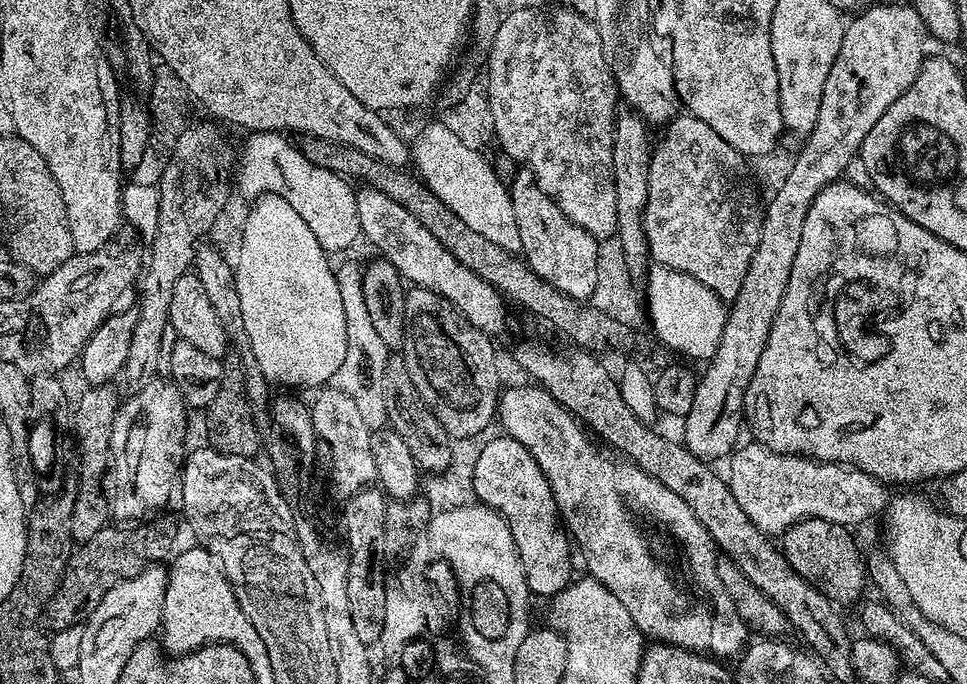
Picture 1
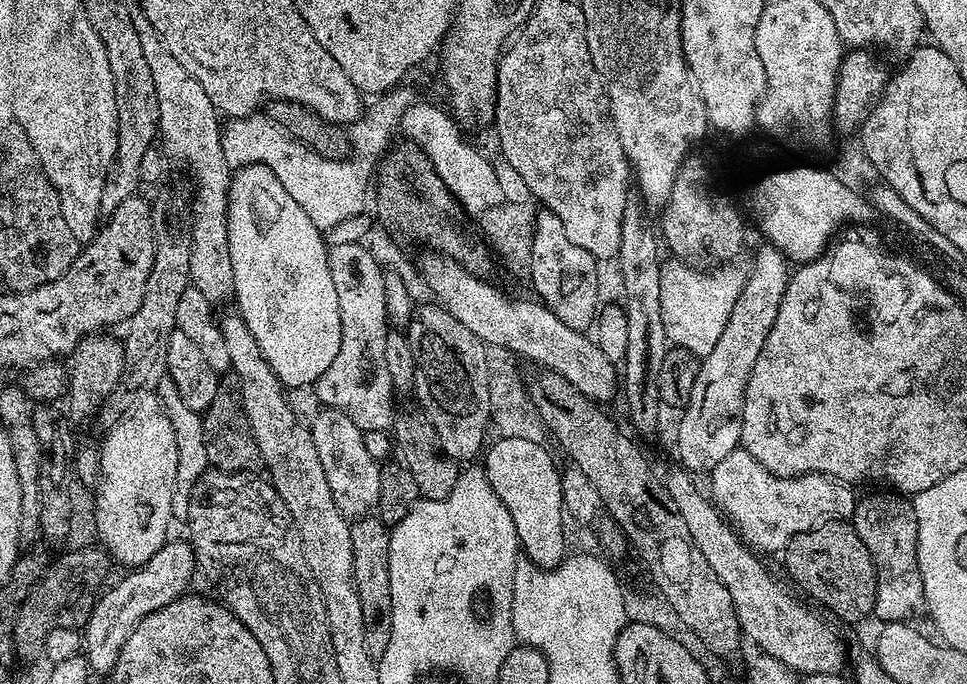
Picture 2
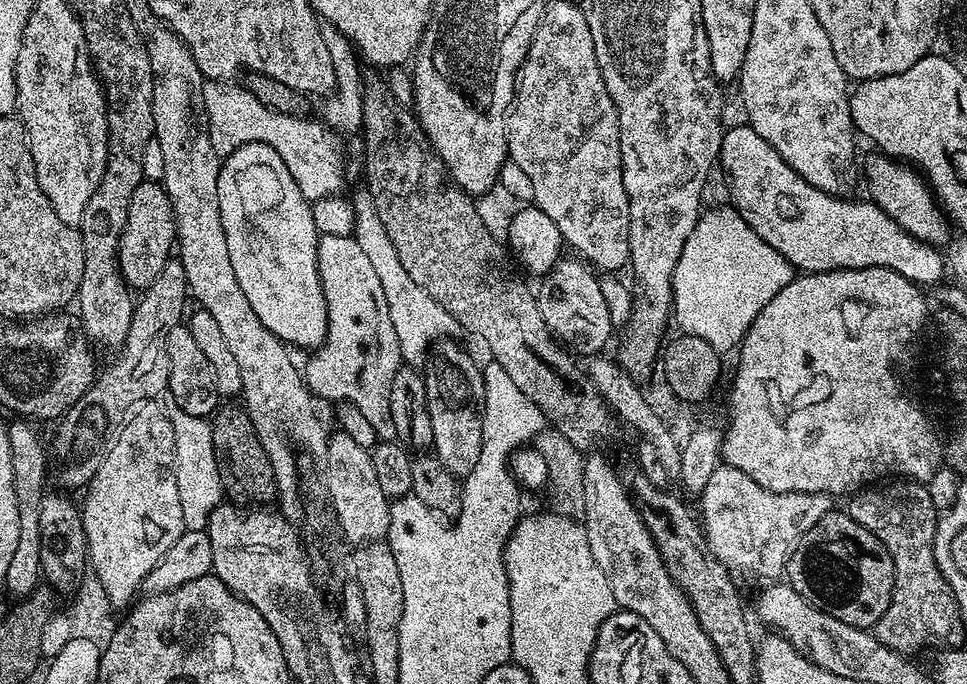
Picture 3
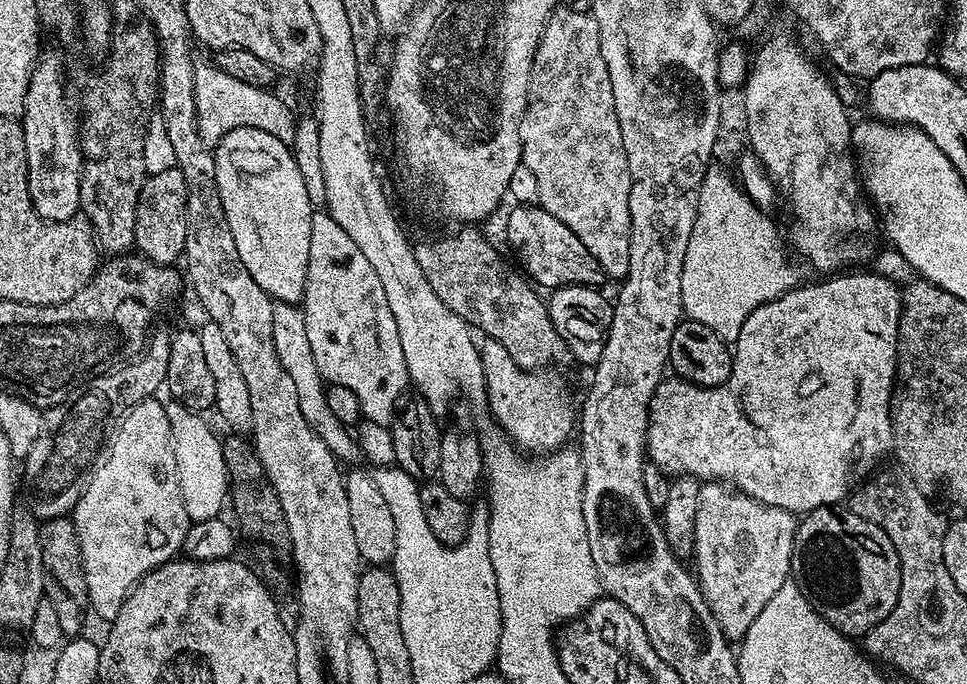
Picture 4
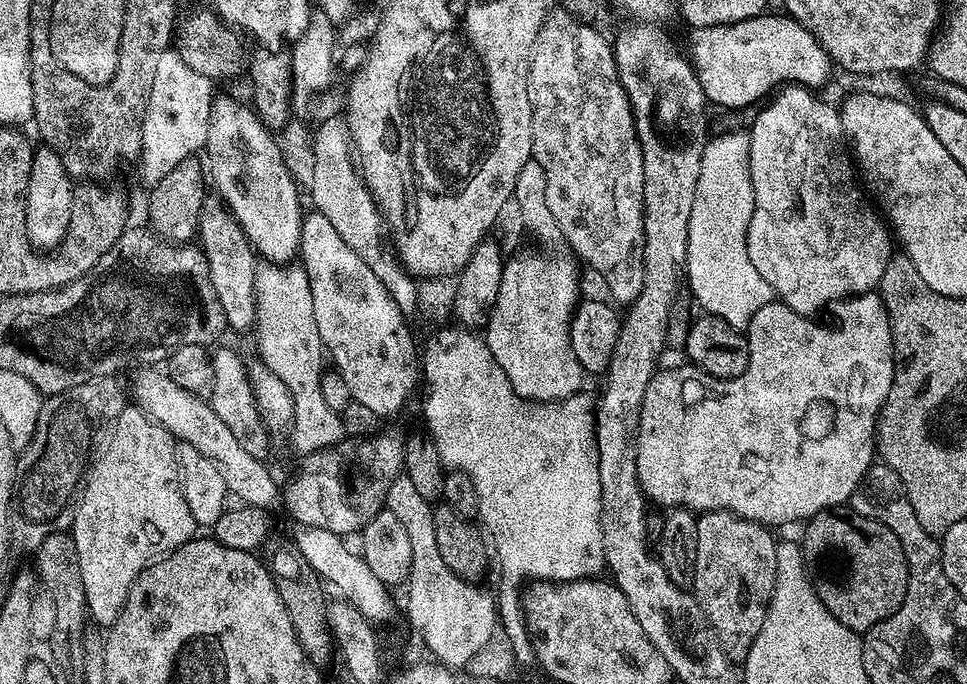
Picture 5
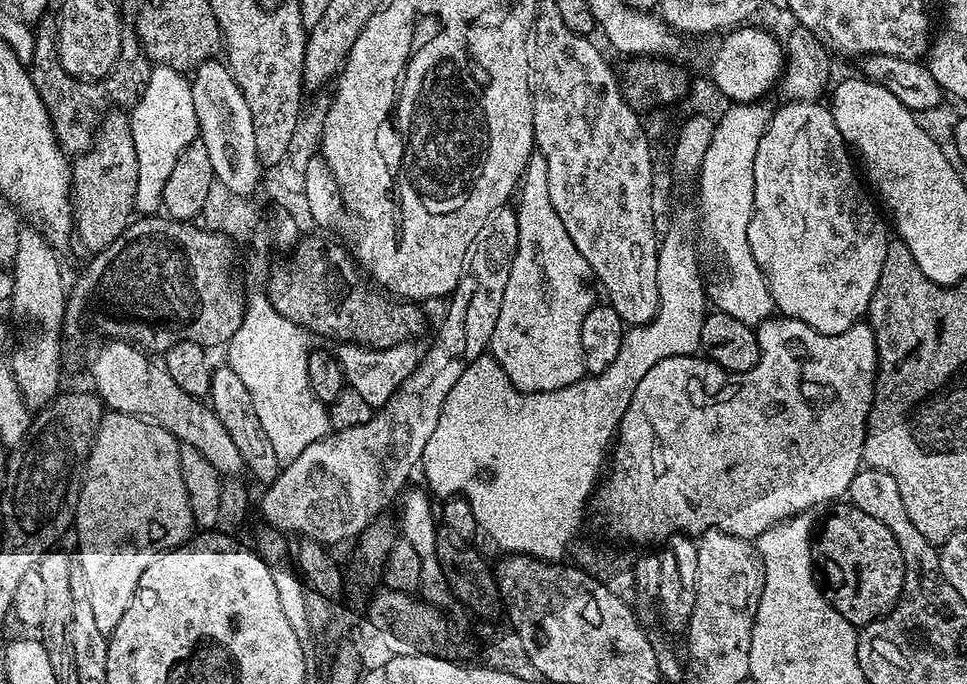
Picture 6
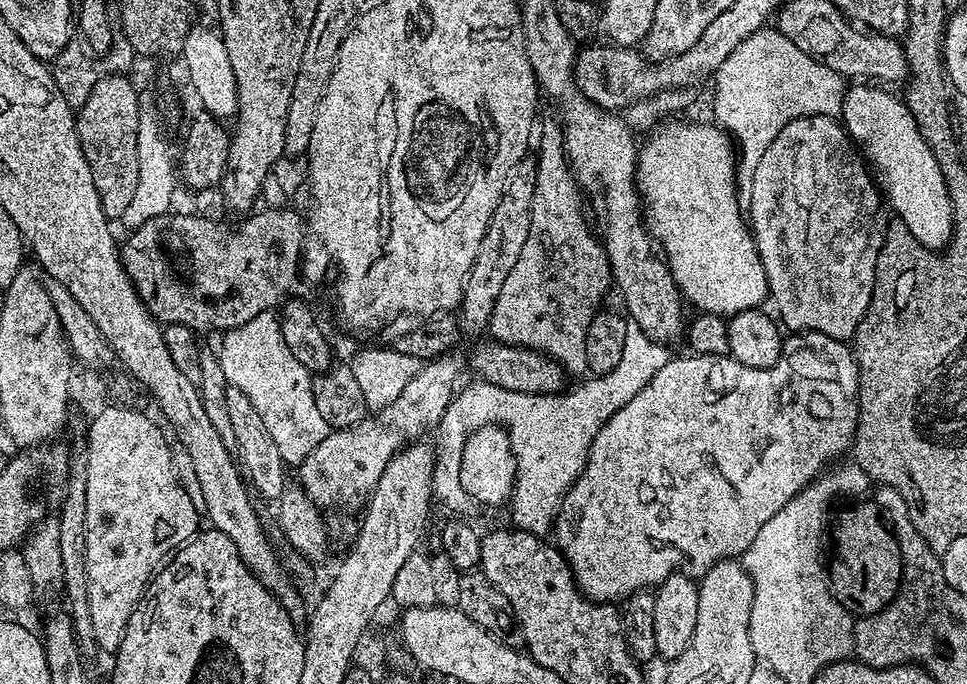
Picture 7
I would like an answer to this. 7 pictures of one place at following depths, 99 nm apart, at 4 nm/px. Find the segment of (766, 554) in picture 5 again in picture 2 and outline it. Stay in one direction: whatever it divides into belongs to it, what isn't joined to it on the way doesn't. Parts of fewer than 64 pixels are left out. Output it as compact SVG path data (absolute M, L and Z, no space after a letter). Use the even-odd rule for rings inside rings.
M743 446L726 454L726 458L722 458L718 466L714 466L710 480L712 480L710 496L716 507L740 533L741 540L760 554L764 554L763 552L783 553L788 546L788 541L793 540L795 536L831 520L851 521L858 499L857 493L852 493L851 483L835 480L833 476L827 476L821 472L811 472L805 476L775 476L774 473L768 472L766 466L762 466Z

